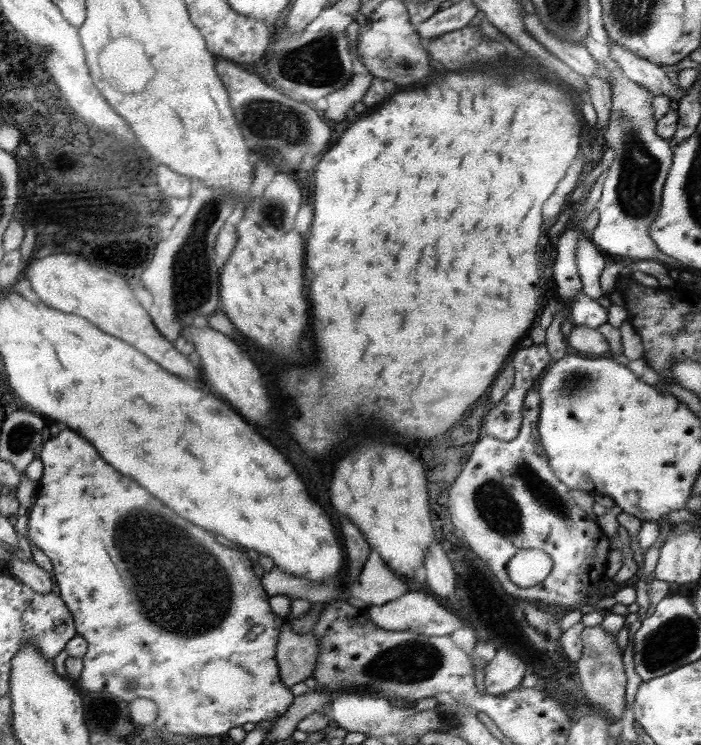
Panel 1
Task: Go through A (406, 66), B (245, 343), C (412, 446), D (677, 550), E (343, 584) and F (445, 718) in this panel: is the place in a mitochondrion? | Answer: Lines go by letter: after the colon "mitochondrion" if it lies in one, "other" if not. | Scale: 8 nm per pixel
A: mitochondrion
B: other
C: other
D: other
E: other
F: other

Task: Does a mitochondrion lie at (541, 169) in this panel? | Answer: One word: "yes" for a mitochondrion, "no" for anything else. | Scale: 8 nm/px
no

